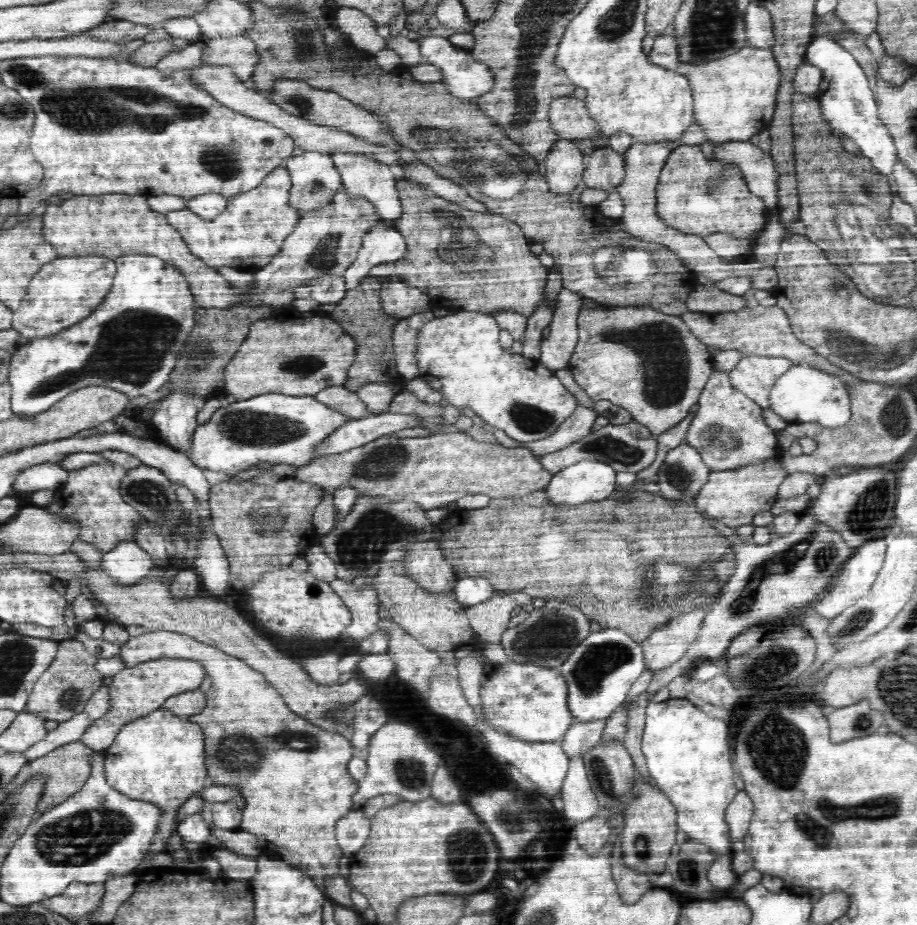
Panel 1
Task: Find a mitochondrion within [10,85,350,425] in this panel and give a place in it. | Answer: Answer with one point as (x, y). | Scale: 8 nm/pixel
(133, 347)

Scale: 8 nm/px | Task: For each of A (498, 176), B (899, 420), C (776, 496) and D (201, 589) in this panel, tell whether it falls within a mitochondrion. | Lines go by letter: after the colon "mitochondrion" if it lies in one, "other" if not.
A: mitochondrion
B: mitochondrion
C: other
D: other

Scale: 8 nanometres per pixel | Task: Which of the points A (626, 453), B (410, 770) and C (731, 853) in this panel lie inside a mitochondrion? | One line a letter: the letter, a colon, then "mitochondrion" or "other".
A: mitochondrion
B: mitochondrion
C: other

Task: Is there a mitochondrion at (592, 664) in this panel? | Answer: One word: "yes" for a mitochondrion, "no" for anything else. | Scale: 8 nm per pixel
yes

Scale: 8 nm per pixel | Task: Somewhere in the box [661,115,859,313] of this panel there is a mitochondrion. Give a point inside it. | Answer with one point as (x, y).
(716, 182)

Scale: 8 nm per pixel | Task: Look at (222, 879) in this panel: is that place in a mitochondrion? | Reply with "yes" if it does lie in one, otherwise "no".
no

